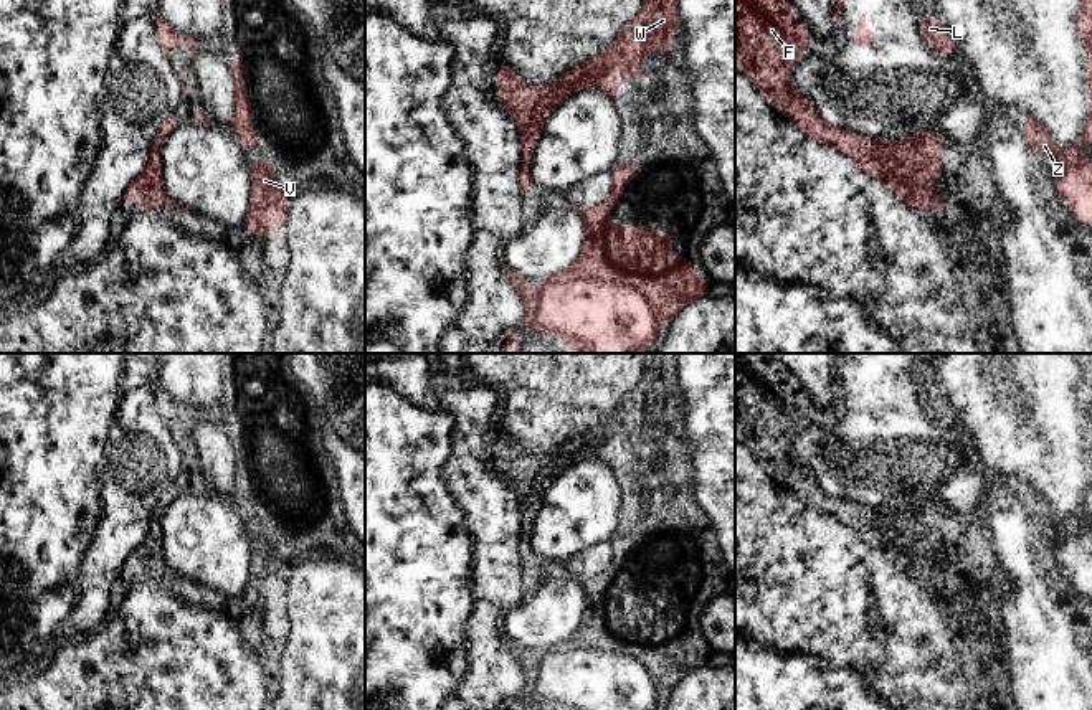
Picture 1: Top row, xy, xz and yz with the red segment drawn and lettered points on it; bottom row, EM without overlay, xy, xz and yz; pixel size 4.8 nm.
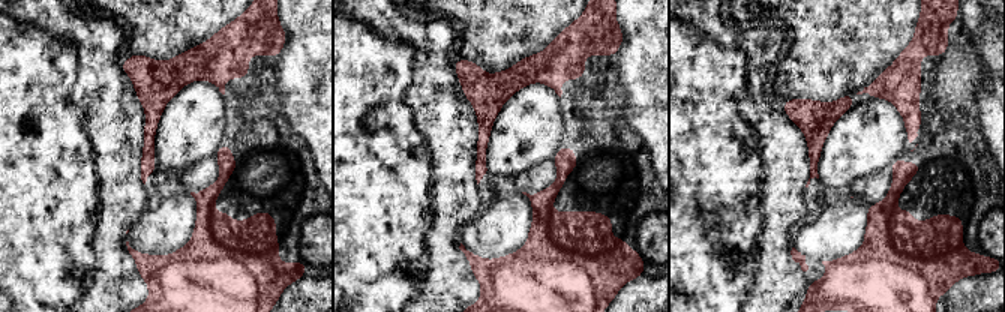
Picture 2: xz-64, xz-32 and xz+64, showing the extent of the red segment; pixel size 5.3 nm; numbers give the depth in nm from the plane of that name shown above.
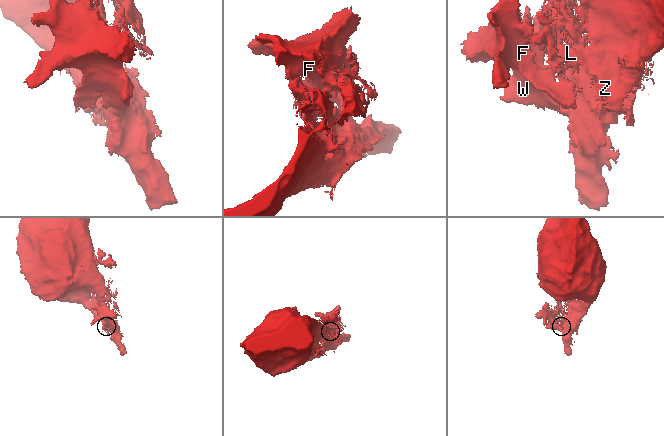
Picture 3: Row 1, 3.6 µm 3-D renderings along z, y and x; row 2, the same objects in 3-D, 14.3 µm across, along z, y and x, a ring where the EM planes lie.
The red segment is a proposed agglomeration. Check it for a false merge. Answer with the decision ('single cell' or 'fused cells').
fused cells

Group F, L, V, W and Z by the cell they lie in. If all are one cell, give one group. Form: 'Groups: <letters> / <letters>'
Groups: F V W / L Z

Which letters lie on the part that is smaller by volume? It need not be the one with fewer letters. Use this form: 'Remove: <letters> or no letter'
Remove: F, V, W

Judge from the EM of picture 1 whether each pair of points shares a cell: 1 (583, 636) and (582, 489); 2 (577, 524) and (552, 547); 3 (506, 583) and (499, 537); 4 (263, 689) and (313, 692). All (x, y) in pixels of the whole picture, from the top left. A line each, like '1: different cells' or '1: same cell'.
1: different cells
2: same cell
3: same cell
4: different cells

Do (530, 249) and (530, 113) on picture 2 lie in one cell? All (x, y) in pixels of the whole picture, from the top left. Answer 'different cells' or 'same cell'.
different cells

